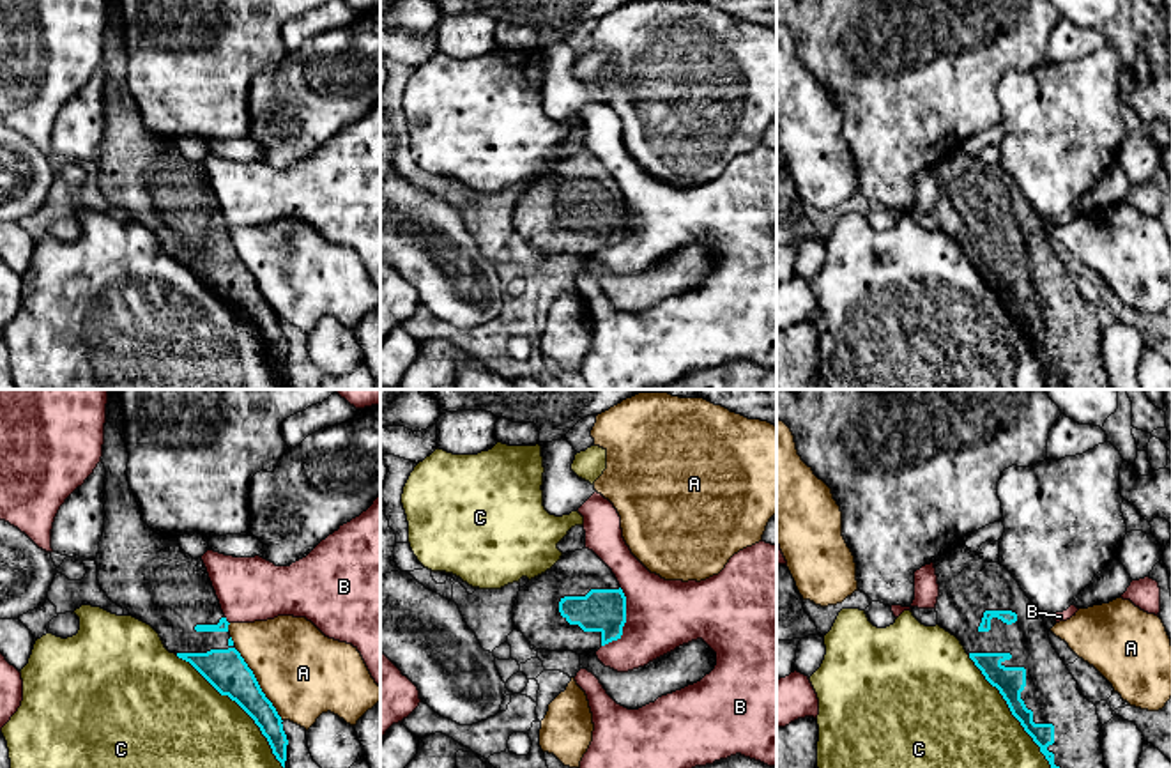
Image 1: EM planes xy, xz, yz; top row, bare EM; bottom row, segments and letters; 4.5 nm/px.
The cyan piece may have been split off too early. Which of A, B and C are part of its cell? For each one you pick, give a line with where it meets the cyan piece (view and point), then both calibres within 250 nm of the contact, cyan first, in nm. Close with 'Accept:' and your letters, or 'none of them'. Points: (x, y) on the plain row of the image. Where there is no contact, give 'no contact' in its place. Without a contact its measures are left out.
Accept: none of them

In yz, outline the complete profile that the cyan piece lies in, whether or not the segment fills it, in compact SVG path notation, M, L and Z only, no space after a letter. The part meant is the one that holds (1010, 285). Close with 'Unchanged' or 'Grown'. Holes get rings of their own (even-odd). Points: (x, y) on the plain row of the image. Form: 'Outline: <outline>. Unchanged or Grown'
Outline: M966 147L941 159L936 166L939 200L938 228L955 239L985 283L999 294L1012 319L1040 350L1051 368L1051 389L1111 389L1104 366L1097 310L1079 294L1077 285L1051 248L1042 216L1031 207L1014 179L999 166L987 166Z. Grown

